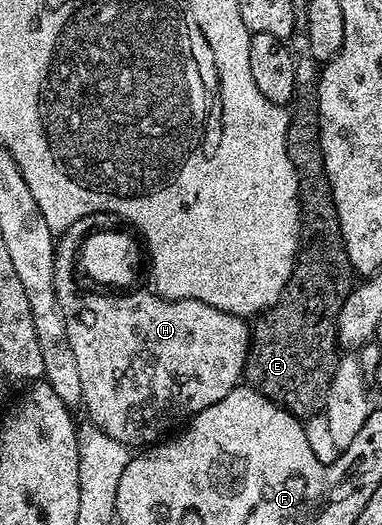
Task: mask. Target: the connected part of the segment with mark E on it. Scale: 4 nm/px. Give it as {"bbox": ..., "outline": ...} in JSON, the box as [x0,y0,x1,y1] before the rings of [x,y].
{"bbox":[244,213,354,417],"outline":[[[318,213],[316,237],[308,243],[306,253],[296,252],[292,276],[284,286],[280,299],[273,307],[255,316],[251,324],[248,360],[244,366],[244,379],[247,386],[253,387],[258,393],[277,403],[279,407],[284,407],[291,415],[309,417],[321,414],[338,362],[336,342],[338,313],[342,313],[342,301],[346,301],[353,286],[354,272],[348,255],[340,249],[339,231],[336,231],[334,213]]]}

